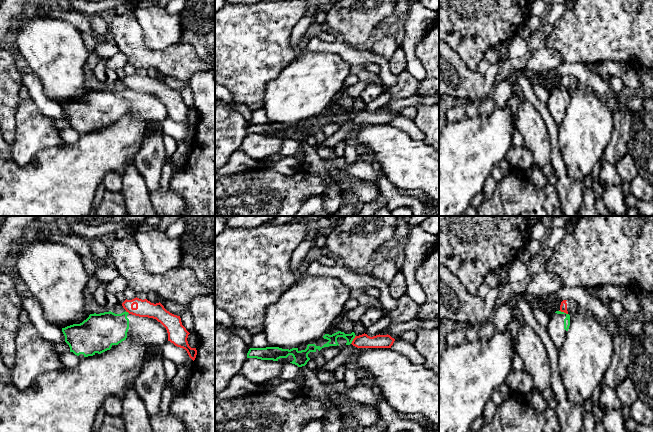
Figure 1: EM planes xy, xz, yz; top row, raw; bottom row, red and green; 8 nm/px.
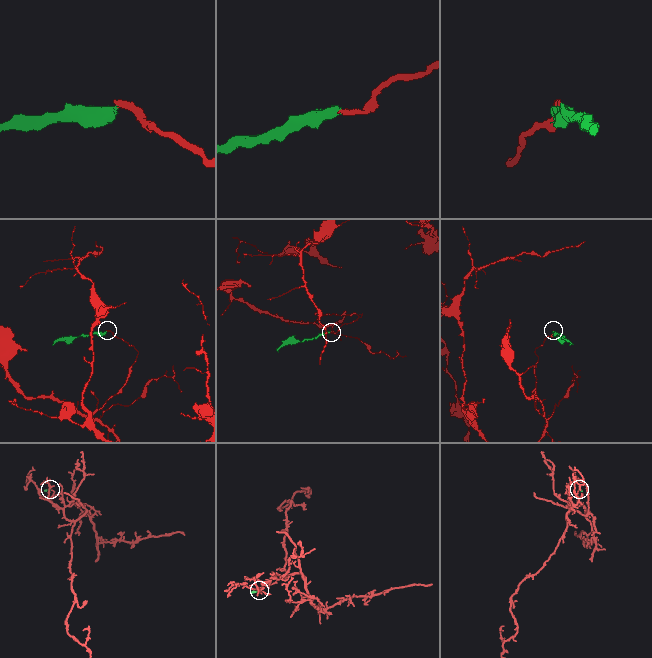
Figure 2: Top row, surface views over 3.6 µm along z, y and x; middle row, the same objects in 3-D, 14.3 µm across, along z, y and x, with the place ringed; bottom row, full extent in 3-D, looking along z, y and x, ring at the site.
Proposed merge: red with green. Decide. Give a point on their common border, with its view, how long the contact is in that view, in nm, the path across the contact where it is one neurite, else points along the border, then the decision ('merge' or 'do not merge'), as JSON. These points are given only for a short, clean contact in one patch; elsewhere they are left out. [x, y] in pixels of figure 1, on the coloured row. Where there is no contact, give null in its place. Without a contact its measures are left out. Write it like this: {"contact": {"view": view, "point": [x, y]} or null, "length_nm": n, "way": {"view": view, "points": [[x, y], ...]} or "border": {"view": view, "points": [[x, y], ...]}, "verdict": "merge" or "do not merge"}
{"contact": {"view": "yz", "point": [563, 311]}, "length_nm": 80, "border": {"view": "yz", "points": [[559, 310], [567, 314]]}, "verdict": "do not merge"}

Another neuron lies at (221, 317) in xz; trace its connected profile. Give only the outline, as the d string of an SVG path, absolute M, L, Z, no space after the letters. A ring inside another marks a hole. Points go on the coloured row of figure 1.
M215 307L215 323L227 327L233 327L233 320L229 313Z

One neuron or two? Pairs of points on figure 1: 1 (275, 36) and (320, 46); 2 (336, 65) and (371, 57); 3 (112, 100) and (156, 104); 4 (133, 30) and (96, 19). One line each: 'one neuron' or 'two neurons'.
1: two neurons
2: two neurons
3: one neuron
4: two neurons

